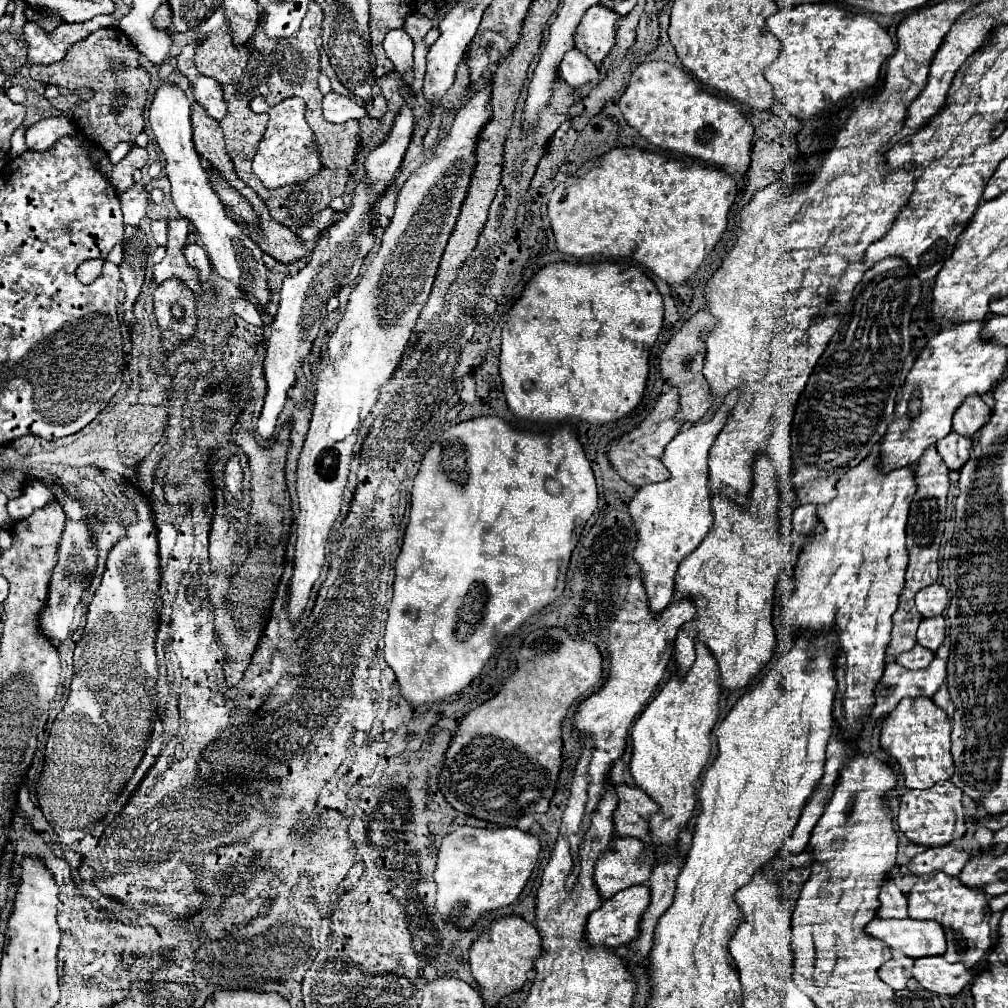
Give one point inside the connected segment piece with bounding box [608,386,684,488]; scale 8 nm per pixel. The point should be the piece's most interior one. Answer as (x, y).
(636, 456)

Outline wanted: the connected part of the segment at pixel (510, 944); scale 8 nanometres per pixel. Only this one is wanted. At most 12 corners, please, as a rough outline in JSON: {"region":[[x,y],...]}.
{"region":[[496,918],[470,946],[488,1006],[520,990],[544,952],[534,924]]}

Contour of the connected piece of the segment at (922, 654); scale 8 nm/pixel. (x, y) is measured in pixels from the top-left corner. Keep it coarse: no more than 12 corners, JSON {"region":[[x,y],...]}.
{"region":[[916,644],[896,658],[910,670],[926,668],[934,652]]}

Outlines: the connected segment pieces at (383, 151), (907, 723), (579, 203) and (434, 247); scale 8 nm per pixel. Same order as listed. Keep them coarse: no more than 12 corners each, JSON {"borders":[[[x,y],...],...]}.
{"borders":[[[412,110],[366,156],[368,180],[282,284],[258,418],[272,438],[326,302],[374,246],[372,204],[400,168]],[[904,698],[880,746],[906,788],[950,780],[952,726],[930,698]],[[614,148],[558,184],[556,248],[686,284],[728,226],[724,170]],[[490,84],[402,186],[328,340],[298,458],[288,618],[326,562],[358,428],[454,228]]]}

